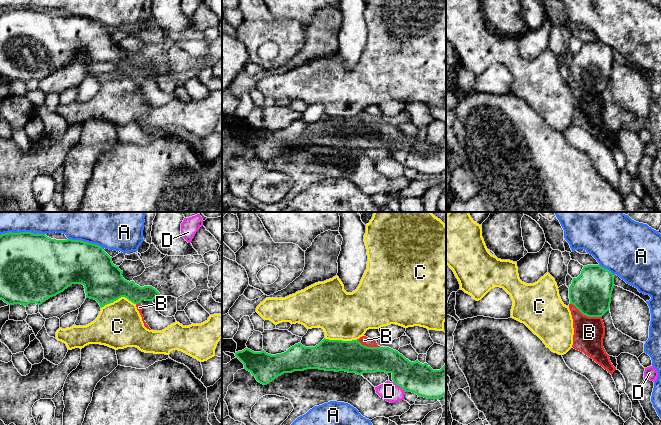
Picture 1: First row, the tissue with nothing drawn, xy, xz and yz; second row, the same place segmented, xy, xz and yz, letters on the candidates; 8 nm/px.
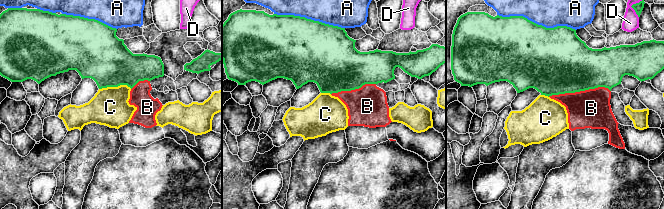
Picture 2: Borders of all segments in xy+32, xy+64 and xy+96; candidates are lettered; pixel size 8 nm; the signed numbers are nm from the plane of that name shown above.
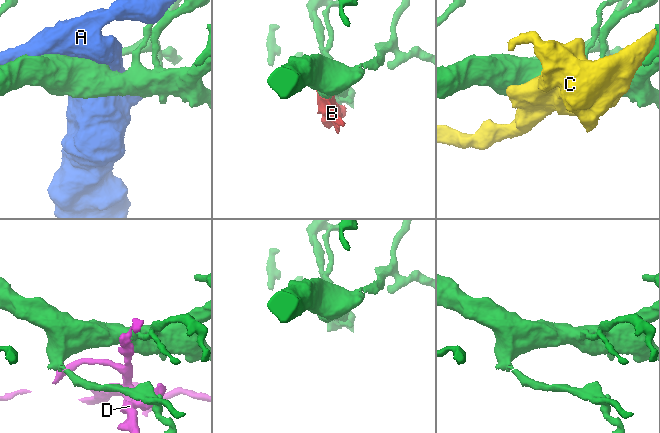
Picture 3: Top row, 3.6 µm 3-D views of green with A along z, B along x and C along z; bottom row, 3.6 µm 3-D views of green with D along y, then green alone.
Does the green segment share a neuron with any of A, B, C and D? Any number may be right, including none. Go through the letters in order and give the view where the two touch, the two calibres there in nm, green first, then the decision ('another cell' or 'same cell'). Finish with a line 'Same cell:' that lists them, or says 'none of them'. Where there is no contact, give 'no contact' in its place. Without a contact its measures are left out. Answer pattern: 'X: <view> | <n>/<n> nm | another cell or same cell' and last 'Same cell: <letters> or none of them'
A: xy | 480/80 nm | another cell
B: yz | 320/240 nm | another cell
C: xy | 320/380 nm | another cell
D: xz | 240/160 nm | another cell
Same cell: none of them

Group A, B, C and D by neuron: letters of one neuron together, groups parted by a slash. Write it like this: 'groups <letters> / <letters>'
groups A / B / C / D

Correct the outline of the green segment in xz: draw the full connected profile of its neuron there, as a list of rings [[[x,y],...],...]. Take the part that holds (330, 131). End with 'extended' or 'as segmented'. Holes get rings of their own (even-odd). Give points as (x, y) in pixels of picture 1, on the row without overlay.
[[[324,114],[315,123],[305,123],[298,119],[286,128],[276,131],[268,130],[264,126],[254,128],[245,124],[236,128],[235,132],[244,140],[244,145],[249,147],[263,161],[269,160],[284,149],[307,145],[345,147],[358,151],[385,148],[387,150],[391,149],[393,158],[405,168],[412,168],[419,173],[438,176],[446,171],[446,139],[440,146],[433,146],[427,139],[422,140],[418,136],[411,138],[398,127],[389,123],[367,123],[358,116],[342,117]]]; as segmented

